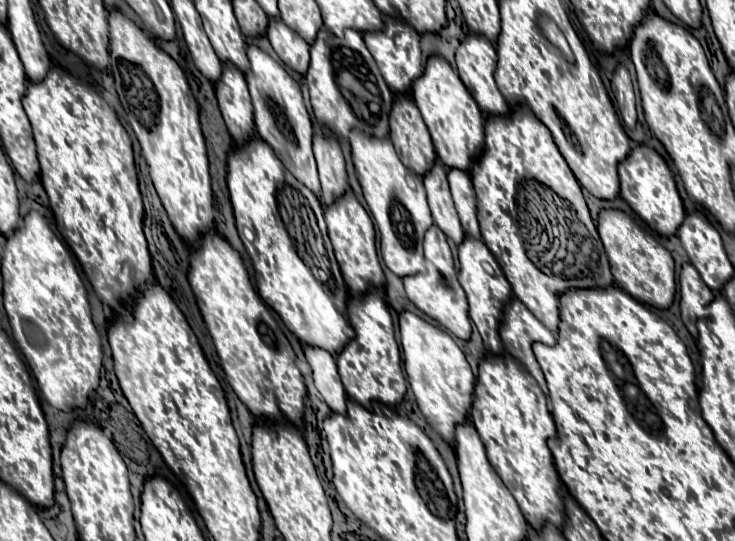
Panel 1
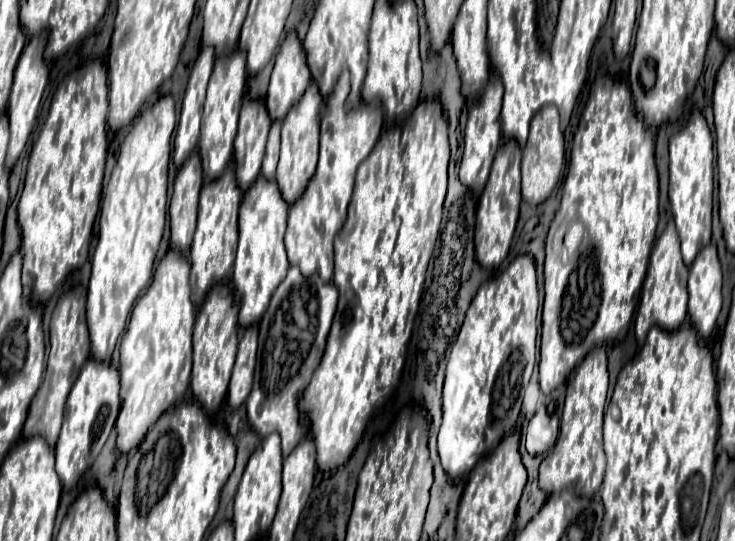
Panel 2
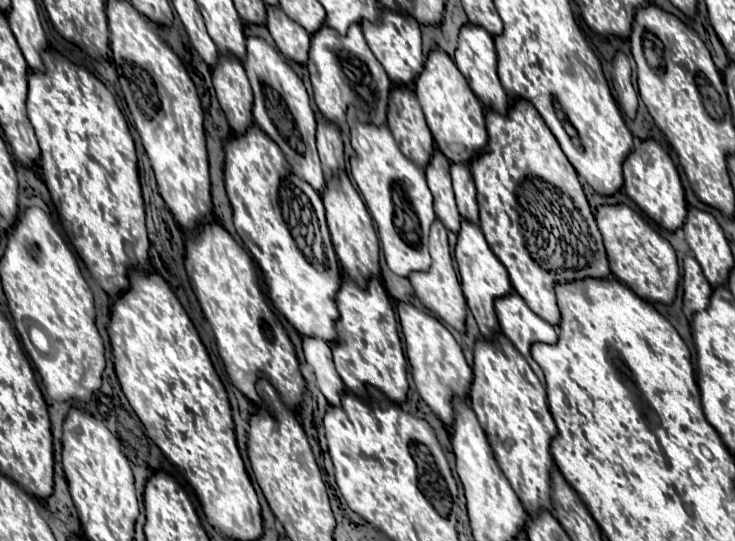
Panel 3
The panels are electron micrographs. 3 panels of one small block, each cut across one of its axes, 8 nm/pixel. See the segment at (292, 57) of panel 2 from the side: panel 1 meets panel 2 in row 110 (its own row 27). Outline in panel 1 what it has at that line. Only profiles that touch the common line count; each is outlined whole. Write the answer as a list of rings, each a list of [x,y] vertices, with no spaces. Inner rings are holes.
[[[272,18],[268,24],[268,40],[274,48],[274,52],[280,56],[280,60],[290,66],[292,70],[304,74],[308,68],[308,48],[310,44],[304,42],[294,30],[290,30],[286,24],[282,24],[280,18]]]

